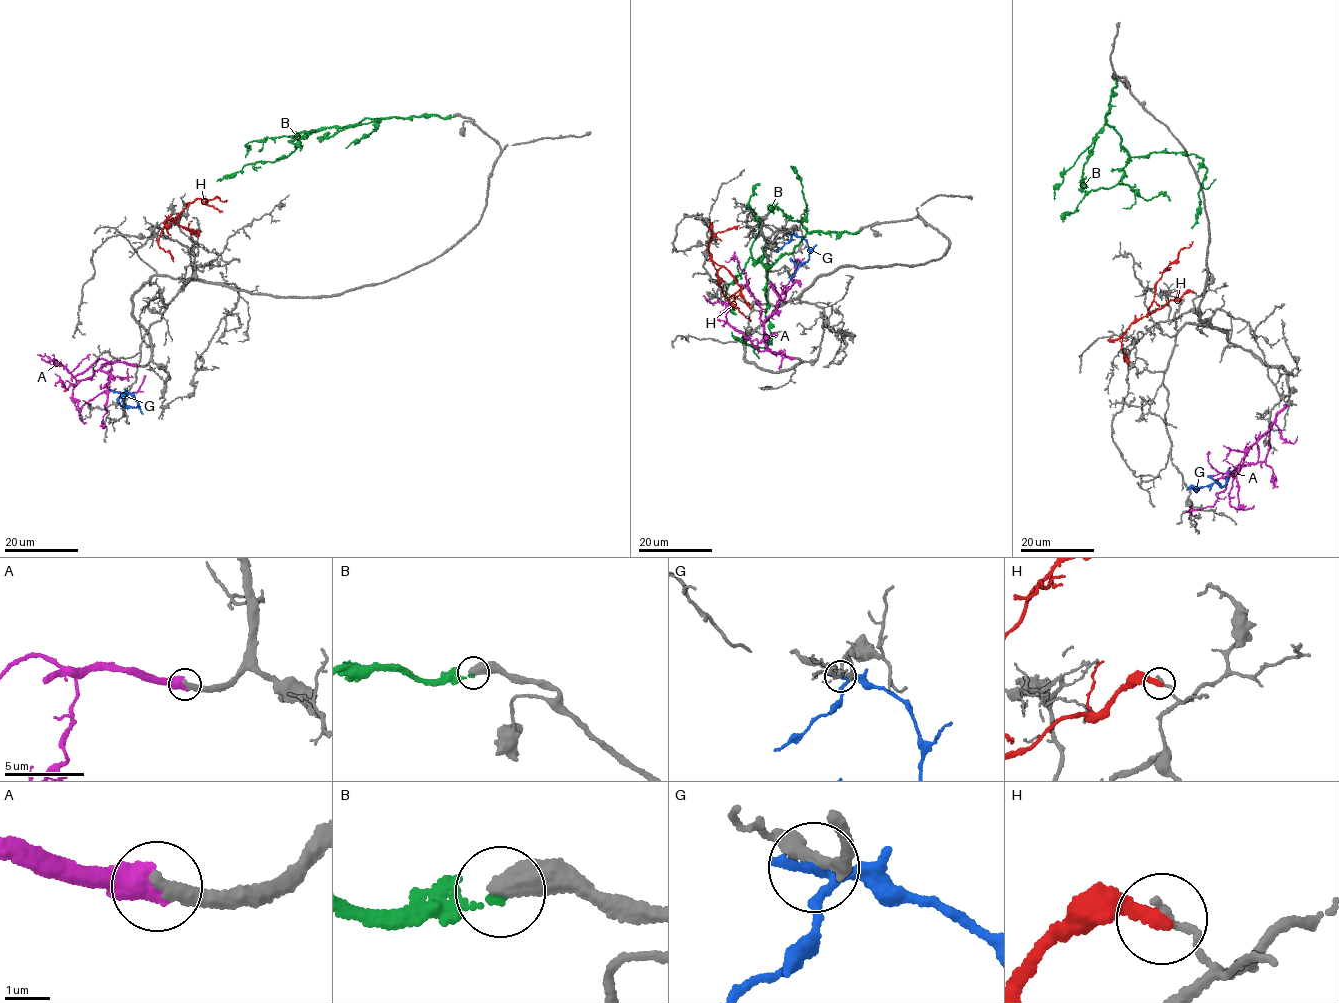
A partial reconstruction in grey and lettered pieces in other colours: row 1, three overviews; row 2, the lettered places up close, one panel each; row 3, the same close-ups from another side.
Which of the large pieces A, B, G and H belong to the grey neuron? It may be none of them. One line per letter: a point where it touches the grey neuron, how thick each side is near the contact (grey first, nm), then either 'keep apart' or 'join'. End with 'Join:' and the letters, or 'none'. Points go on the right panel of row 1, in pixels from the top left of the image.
A: (1285, 405) | 320/550 nm | join
B: (1115, 79) | 500/140 nm | keep apart
G: (1188, 488) | 240/200 nm | keep apart
H: (1193, 292) | 160/260 nm | keep apart
Join: A

